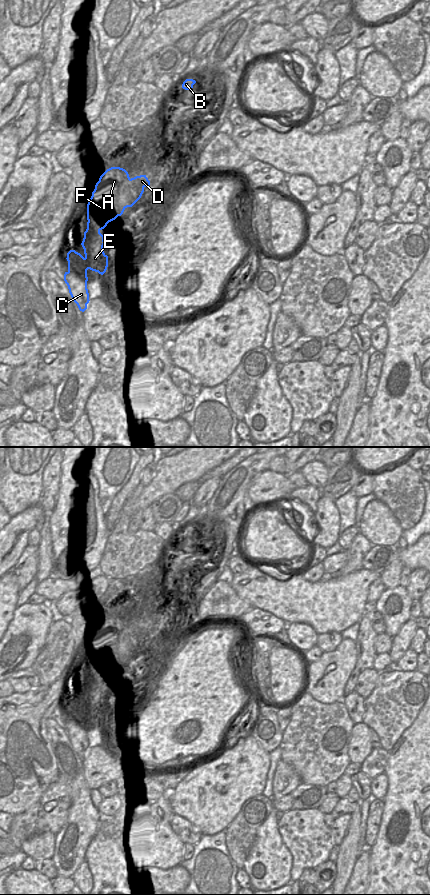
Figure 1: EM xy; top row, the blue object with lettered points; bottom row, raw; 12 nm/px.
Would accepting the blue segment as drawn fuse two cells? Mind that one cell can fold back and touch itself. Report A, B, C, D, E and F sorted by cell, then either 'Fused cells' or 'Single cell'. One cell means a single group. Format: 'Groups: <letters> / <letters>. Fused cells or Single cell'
Groups: A B D E F / C. Fused cells.

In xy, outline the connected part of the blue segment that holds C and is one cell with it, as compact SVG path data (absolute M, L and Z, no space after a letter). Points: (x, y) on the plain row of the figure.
M75 698L67 701L68 719L64 722L64 729L68 734L69 741L80 759L84 760L89 751L87 737L87 709Z

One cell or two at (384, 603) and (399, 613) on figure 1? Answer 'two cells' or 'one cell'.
one cell

